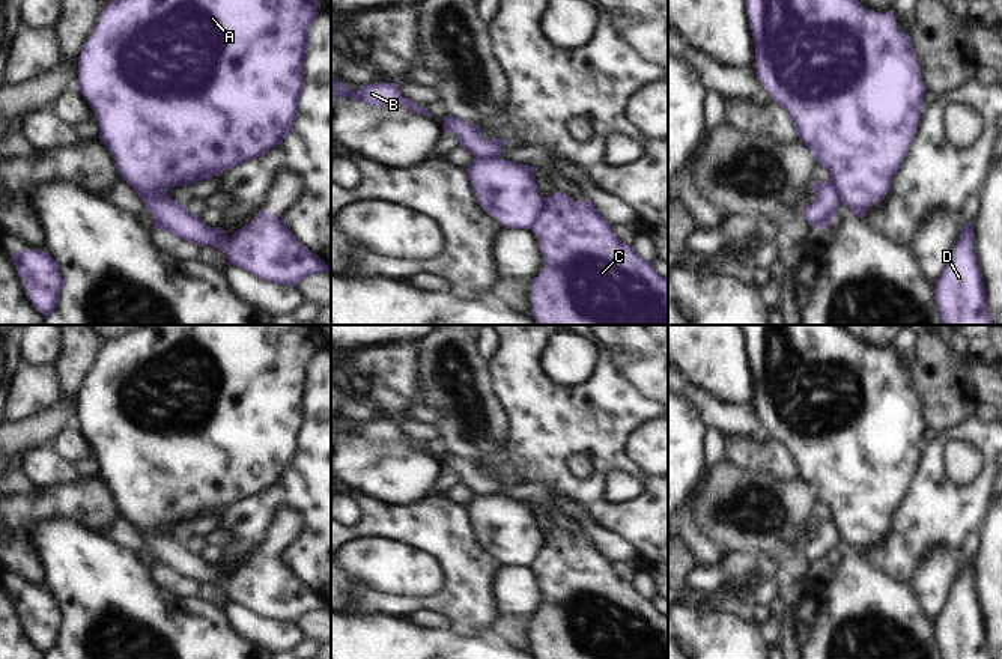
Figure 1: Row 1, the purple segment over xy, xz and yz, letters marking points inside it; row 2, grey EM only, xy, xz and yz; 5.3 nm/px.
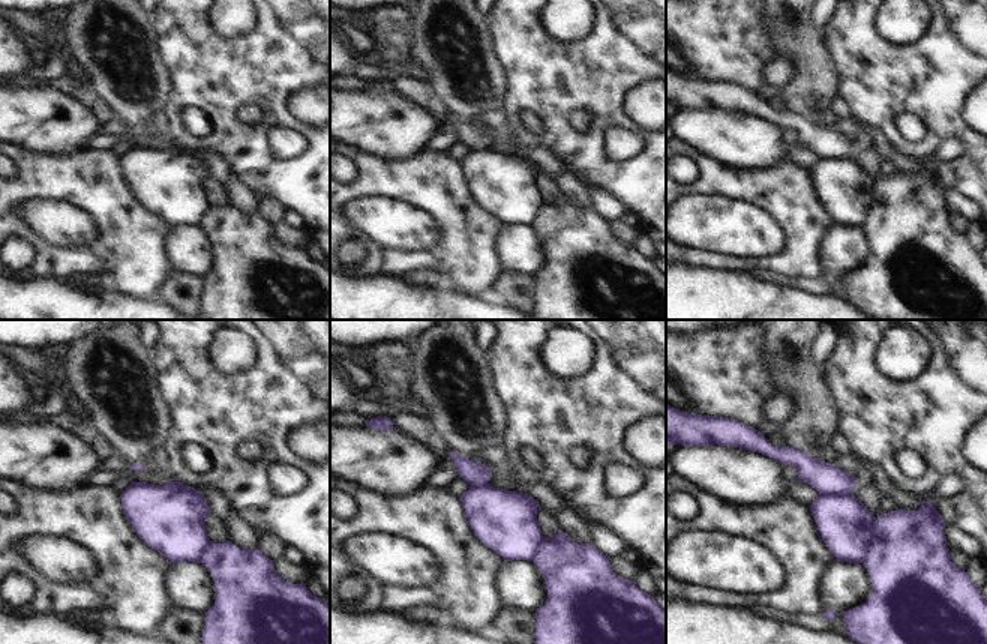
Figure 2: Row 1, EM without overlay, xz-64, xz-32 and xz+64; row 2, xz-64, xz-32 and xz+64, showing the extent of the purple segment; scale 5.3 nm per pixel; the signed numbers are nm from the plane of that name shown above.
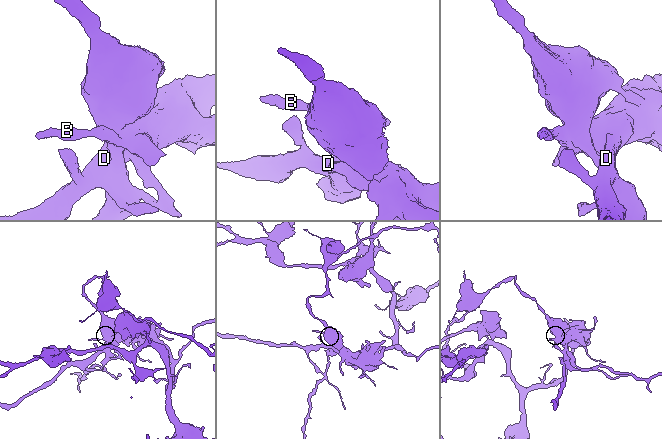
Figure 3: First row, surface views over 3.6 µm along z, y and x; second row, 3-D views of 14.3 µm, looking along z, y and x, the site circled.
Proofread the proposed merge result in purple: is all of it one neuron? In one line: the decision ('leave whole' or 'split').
split

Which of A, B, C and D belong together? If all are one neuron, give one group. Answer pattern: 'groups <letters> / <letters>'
groups A / B C D

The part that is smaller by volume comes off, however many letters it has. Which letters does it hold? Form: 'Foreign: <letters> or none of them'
Foreign: A

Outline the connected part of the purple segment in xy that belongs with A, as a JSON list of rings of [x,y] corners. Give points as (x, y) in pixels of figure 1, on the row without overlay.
[[[146,325],[144,328],[140,328],[134,333],[128,333],[119,339],[105,342],[92,373],[86,379],[78,394],[77,426],[89,438],[99,462],[99,475],[108,484],[116,498],[117,507],[126,521],[129,521],[137,528],[137,531],[143,534],[167,533],[164,528],[170,524],[182,524],[197,518],[212,516],[221,509],[232,507],[233,504],[247,498],[253,498],[260,492],[266,492],[271,486],[280,481],[286,475],[287,469],[293,465],[298,454],[298,438],[304,427],[304,394],[307,391],[307,382],[310,376],[310,363],[316,354],[317,343],[313,334],[313,325]]]

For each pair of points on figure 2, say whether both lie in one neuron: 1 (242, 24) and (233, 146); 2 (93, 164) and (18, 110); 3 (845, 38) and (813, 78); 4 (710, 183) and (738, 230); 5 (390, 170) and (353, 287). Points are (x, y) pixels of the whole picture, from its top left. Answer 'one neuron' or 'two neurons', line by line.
1: two neurons
2: two neurons
3: two neurons
4: two neurons
5: two neurons

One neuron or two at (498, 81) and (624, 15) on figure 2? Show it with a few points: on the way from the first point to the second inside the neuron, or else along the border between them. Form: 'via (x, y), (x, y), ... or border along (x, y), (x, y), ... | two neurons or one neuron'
border along (494, 42), (509, 77), (504, 108) | two neurons

